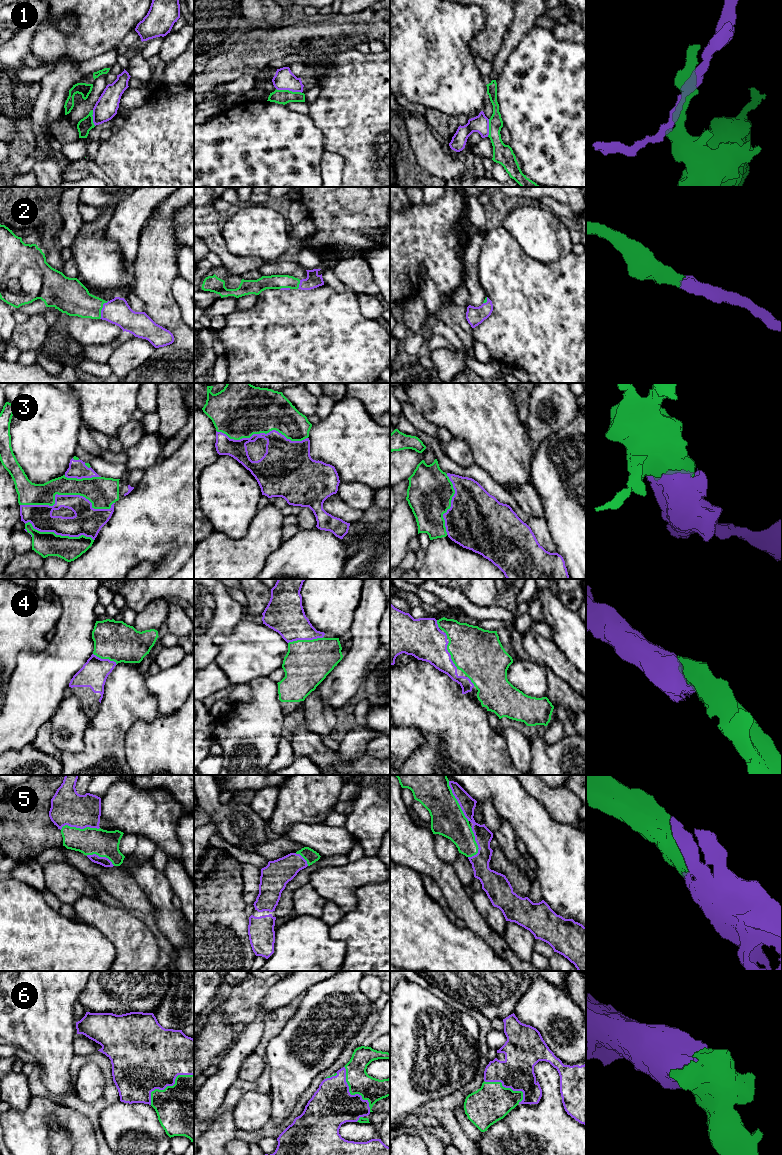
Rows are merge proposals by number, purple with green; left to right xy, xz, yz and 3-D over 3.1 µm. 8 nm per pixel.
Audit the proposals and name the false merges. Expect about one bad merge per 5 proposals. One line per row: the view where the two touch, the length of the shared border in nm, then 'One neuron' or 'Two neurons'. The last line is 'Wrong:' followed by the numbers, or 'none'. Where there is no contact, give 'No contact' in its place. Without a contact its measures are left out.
1: Touches purple in xz. Shared border 220 nm. Two neurons
2: Touches purple in xy. Shared border 160 nm. One neuron
3: Touches purple in xy. Shared border 750 nm. One neuron
4: Touches purple in xz. Shared border 300 nm. One neuron
5: Touches purple in xy. Shared border 320 nm. One neuron
6: Touches purple in xy. Shared border 420 nm. One neuron
Wrong: 1

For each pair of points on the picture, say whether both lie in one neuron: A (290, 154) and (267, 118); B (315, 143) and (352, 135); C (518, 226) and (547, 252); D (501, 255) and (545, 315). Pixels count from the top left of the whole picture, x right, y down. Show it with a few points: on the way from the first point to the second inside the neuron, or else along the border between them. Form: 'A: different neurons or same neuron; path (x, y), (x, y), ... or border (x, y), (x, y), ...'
A: same neuron; path (287, 145), (269, 127)
B: different neurons; border (312, 120), (323, 136), (324, 150)
C: same neuron; path (525, 230), (540, 245)
D: same neuron; path (505, 270), (531, 300)

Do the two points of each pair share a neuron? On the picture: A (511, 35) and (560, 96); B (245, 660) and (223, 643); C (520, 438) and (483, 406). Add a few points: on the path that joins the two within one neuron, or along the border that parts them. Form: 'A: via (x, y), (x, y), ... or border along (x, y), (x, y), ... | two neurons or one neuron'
A: border along (533, 25), (510, 53), (505, 63) | two neurons
B: via (240, 655), (228, 645) | one neuron
C: via (511, 434), (492, 415) | one neuron

